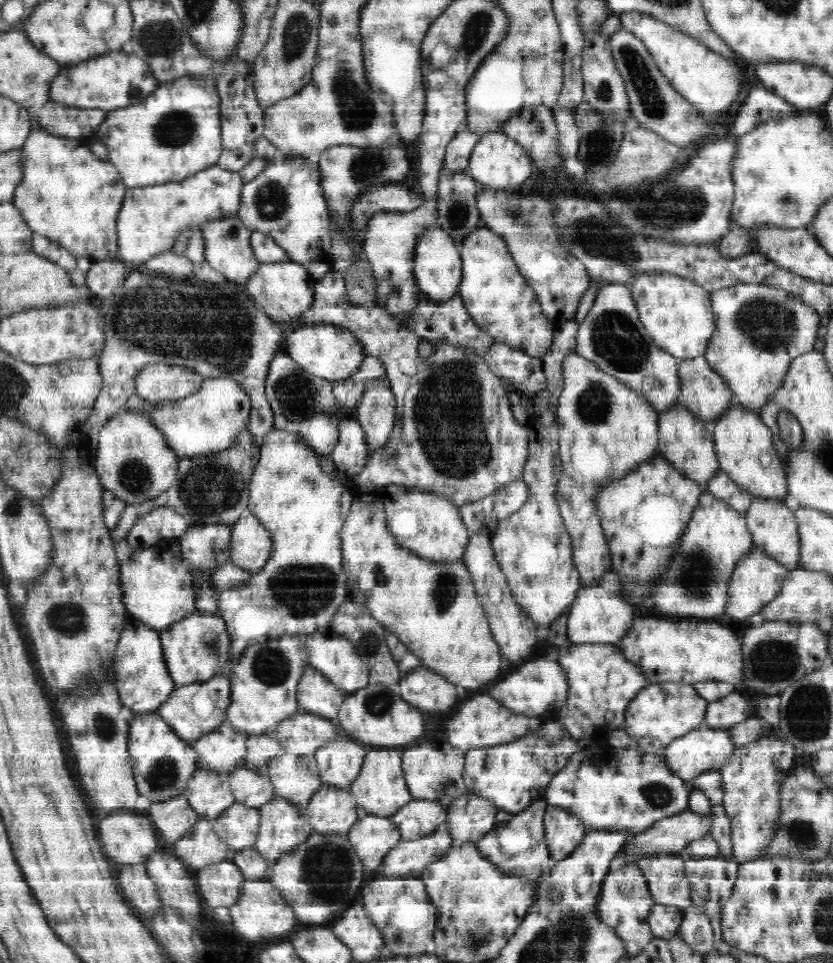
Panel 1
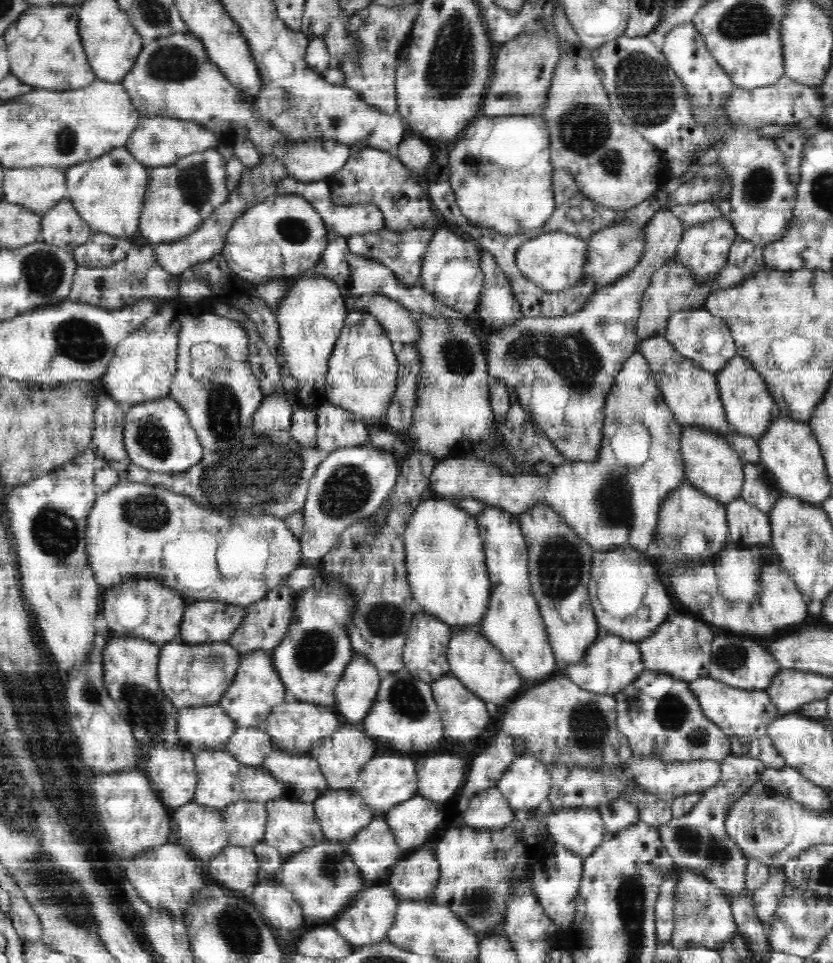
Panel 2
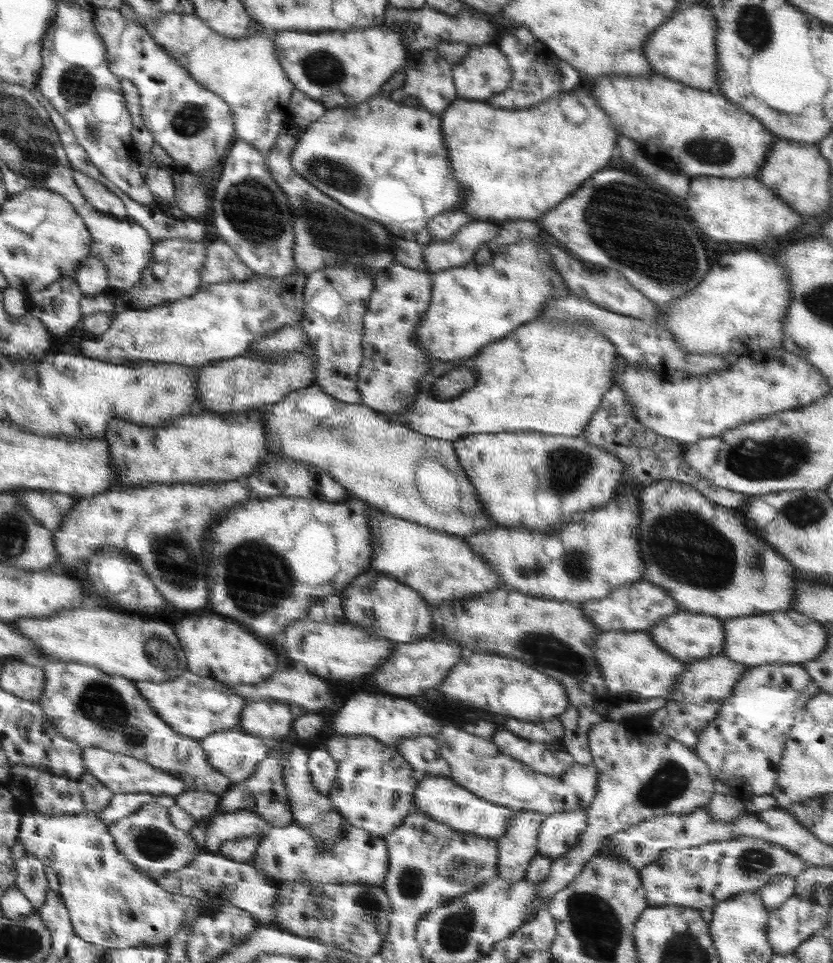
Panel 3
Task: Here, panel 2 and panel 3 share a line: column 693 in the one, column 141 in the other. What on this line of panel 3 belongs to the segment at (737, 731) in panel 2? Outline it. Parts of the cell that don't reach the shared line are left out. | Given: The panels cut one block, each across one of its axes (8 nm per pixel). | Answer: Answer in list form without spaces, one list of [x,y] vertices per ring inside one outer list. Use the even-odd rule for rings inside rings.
[[[188,670],[171,681],[136,680],[135,683],[160,719],[168,723],[168,726],[176,733],[195,739],[206,738],[214,732],[239,727],[242,708],[250,701],[234,689],[230,689],[226,683],[216,679],[202,678]]]

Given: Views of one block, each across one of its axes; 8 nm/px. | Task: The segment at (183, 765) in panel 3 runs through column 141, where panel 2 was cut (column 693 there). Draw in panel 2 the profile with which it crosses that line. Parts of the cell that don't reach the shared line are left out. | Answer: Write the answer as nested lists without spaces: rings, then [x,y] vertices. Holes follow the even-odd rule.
[[[645,670],[642,675],[639,676],[638,679],[635,680],[634,683],[628,684],[627,687],[624,687],[622,691],[616,693],[614,695],[616,701],[616,710],[617,710],[617,722],[616,725],[619,728],[620,732],[624,733],[624,736],[627,736],[628,739],[628,746],[632,749],[632,752],[637,757],[657,757],[663,761],[691,761],[691,760],[717,760],[721,761],[723,758],[726,758],[728,755],[731,754],[731,746],[728,742],[728,737],[726,733],[720,729],[715,722],[712,722],[706,715],[704,715],[703,708],[700,707],[699,699],[691,691],[690,682],[678,680],[676,678],[673,679],[672,687],[664,696],[650,696],[652,694],[652,680],[654,680],[654,672]]]

